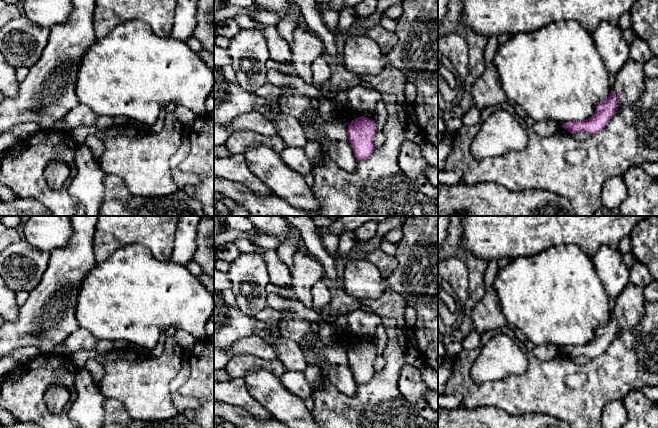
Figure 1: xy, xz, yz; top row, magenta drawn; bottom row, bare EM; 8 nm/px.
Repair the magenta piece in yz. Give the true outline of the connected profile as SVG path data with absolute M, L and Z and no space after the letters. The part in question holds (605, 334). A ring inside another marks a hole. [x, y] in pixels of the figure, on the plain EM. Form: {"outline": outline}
{"outline": "M611 315L608 322L596 330L595 338L591 342L582 345L566 346L562 351L571 358L587 356L590 359L594 359L607 350L617 331L616 319Z"}

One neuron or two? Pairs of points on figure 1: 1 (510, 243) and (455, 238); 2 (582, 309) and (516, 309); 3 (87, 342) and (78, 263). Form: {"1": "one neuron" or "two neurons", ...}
{"1": "two neurons", "2": "one neuron", "3": "two neurons"}

